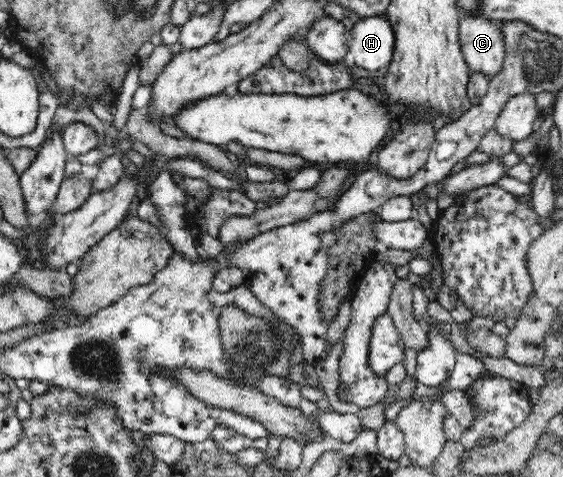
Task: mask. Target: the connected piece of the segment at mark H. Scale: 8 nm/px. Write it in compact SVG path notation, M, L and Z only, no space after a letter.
M365 17L355 20L348 39L348 60L365 70L380 70L393 58L395 37L388 19Z

